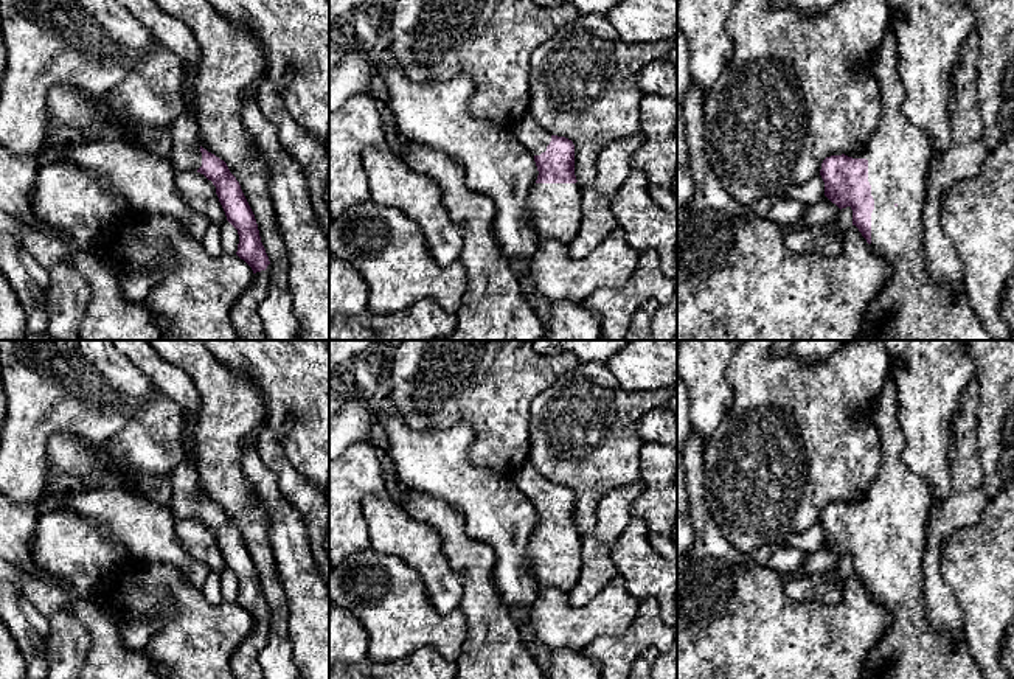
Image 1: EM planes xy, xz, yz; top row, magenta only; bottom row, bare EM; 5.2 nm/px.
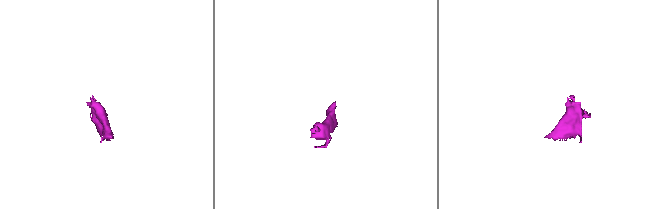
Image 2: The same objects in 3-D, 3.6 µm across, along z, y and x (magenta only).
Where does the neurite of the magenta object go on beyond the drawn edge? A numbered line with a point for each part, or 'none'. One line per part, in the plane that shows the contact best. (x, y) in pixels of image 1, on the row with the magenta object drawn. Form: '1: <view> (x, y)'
1: yz (910, 306)

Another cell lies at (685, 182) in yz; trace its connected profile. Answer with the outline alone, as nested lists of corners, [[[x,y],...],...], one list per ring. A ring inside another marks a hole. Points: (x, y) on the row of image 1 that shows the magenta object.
[[[677,25],[677,207],[686,205],[694,196],[693,165],[686,140],[683,115],[685,95],[689,85],[688,42]]]

